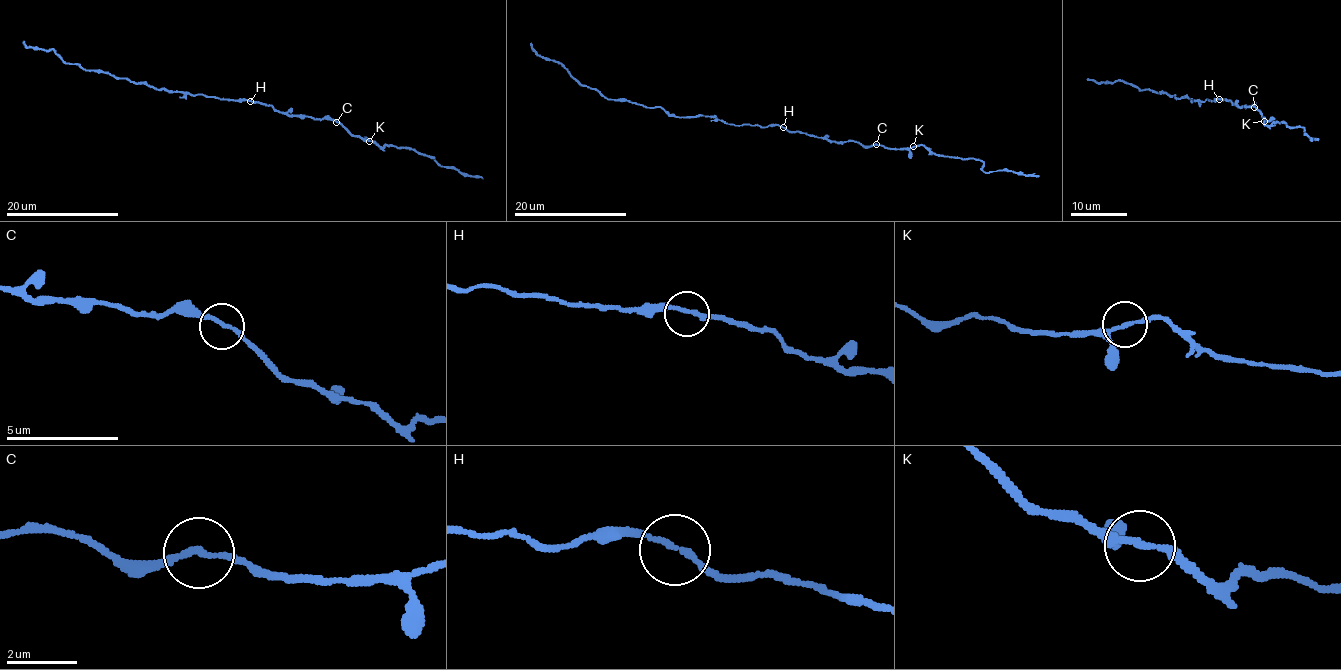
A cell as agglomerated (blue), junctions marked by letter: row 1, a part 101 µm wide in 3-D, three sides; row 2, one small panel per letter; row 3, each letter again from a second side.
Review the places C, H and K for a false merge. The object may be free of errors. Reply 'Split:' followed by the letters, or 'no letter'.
Split: no letter

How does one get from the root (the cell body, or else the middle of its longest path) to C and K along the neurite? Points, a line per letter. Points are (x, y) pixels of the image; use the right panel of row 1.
C: (1218, 98), (1226, 98), (1242, 107), (1255, 104), (1254, 107)
K: (1218, 98), (1226, 98), (1242, 107), (1255, 104), (1266, 119), (1263, 121)

